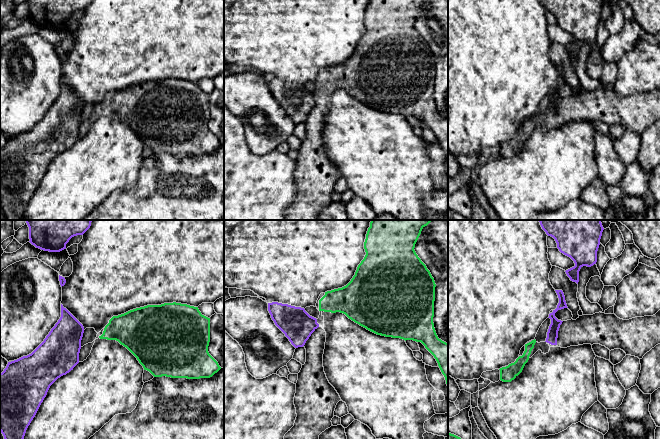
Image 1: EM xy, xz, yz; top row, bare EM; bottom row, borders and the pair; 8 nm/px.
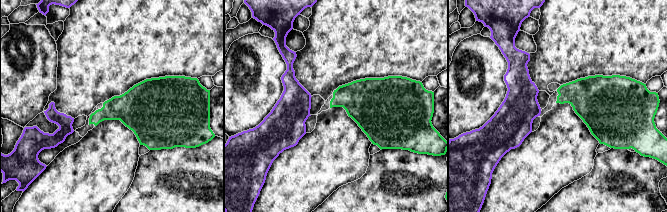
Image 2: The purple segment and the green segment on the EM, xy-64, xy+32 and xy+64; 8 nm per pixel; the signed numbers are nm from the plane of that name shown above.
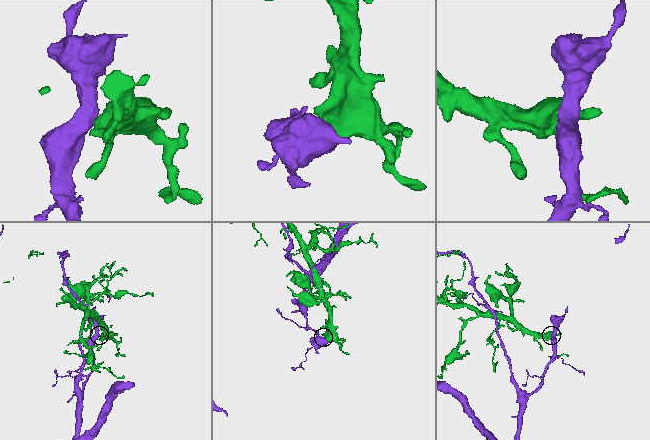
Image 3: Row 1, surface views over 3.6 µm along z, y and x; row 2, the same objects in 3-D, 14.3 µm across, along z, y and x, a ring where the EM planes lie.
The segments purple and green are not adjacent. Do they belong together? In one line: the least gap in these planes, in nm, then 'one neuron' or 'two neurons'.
gap 70 nm; two neurons

